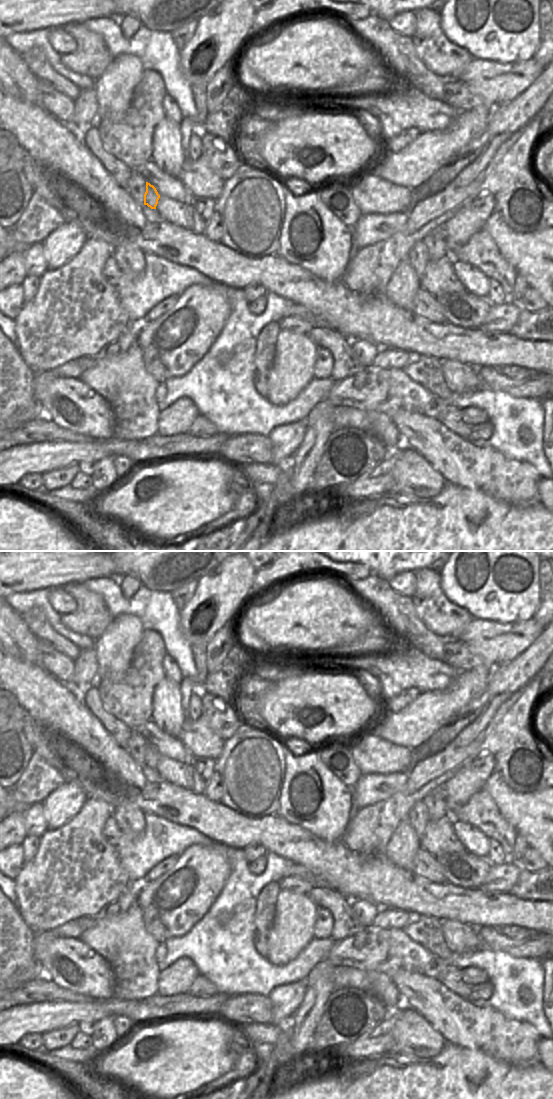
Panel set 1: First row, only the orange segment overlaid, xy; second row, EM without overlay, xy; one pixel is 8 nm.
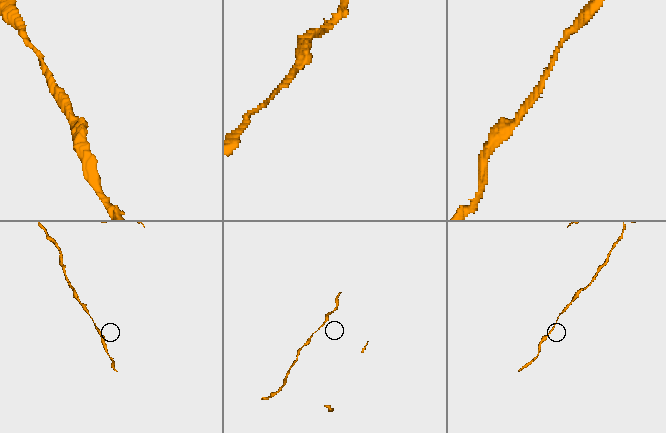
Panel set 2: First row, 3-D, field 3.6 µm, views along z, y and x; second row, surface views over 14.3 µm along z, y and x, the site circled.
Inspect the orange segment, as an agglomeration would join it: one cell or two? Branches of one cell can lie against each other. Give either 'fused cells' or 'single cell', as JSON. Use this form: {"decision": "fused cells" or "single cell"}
{"decision": "single cell"}

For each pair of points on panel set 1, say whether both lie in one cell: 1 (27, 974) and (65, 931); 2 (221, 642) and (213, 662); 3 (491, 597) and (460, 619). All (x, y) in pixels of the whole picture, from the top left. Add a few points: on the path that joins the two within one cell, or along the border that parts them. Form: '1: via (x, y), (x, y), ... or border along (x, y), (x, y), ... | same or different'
1: via (36, 961), (39, 957), (40, 946), (52, 934) | same
2: via (218, 647), (214, 657) | same
3: border along (449, 600), (464, 608), (474, 618) | different

